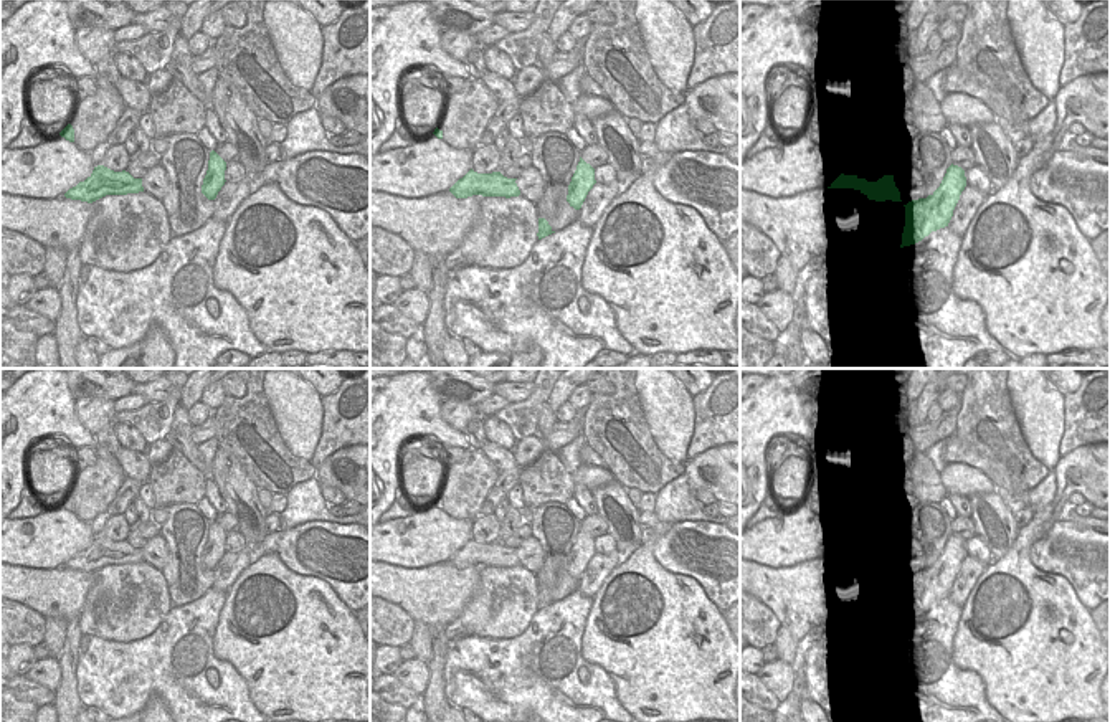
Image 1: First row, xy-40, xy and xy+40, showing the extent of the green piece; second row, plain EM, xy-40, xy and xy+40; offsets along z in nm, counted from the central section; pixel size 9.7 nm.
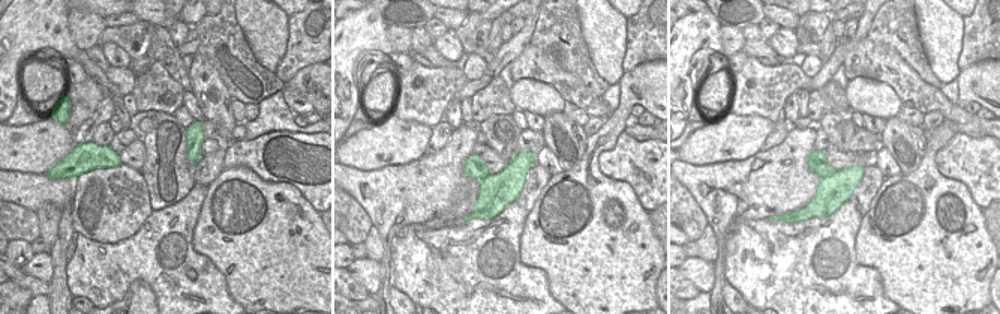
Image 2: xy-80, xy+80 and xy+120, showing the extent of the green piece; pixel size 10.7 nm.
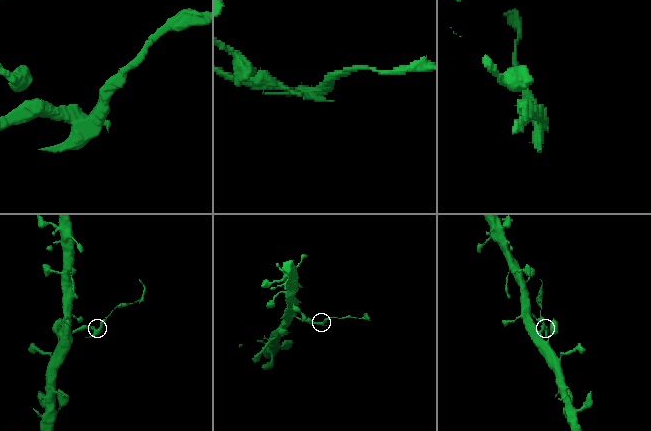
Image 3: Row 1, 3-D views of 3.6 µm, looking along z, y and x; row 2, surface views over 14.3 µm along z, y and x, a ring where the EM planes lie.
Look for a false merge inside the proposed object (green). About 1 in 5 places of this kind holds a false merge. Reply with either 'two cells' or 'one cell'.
two cells

